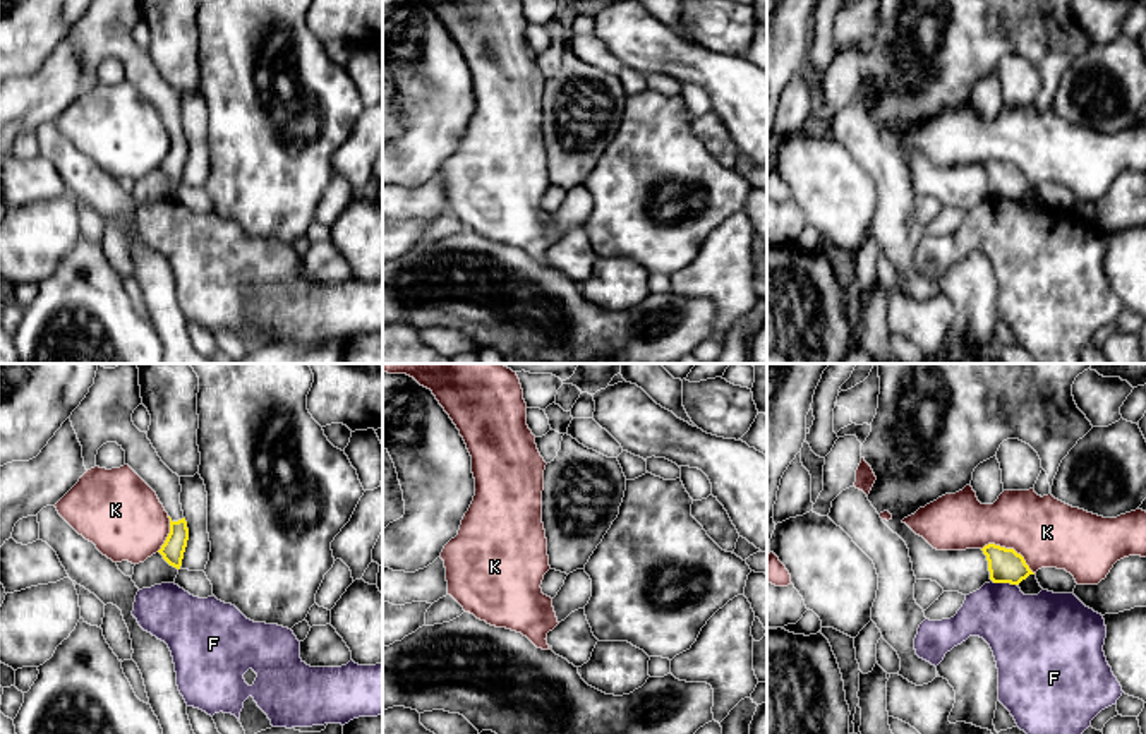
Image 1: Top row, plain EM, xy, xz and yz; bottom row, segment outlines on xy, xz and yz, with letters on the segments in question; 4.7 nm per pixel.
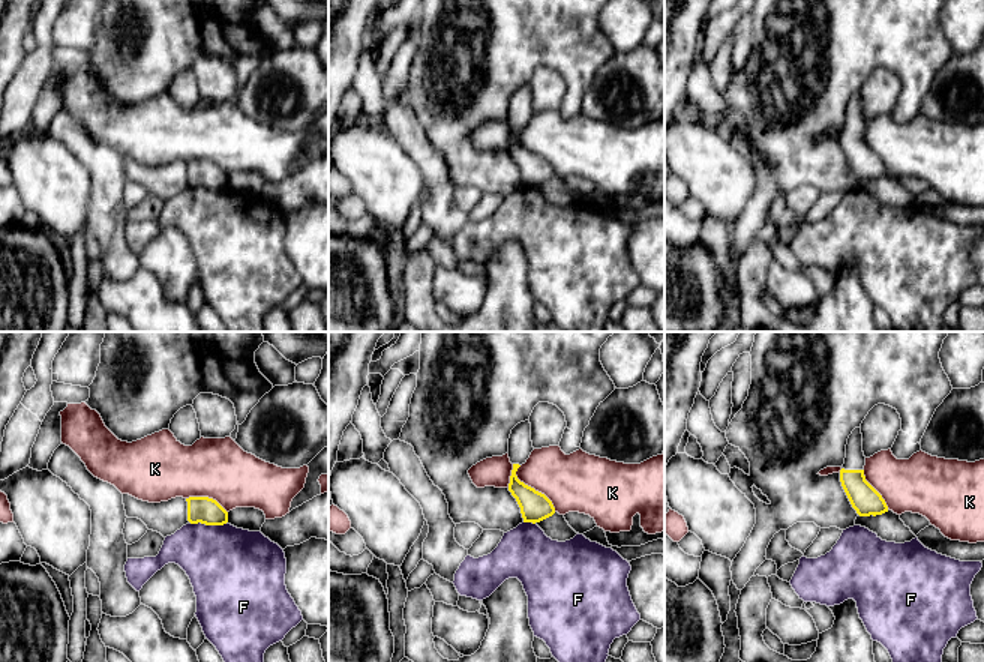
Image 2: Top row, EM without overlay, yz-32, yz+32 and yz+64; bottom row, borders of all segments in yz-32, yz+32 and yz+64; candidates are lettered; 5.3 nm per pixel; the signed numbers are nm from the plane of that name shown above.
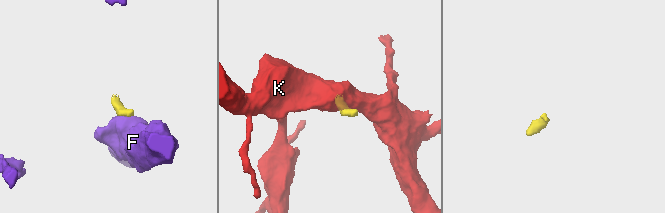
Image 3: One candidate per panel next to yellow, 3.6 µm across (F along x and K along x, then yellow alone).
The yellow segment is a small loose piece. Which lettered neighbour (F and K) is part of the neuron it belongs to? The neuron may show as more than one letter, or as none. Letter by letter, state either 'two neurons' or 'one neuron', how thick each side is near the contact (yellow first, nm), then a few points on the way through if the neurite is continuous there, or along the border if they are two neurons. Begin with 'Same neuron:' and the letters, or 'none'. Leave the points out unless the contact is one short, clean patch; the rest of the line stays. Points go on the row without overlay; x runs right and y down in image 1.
Same neuron: none
F: two neurons | 160/340 nm | along yz (992, 196), (1016, 201)
K: two neurons | 160/320 nm | along yz (982, 163), (999, 160), (1014, 165), (1035, 189)

